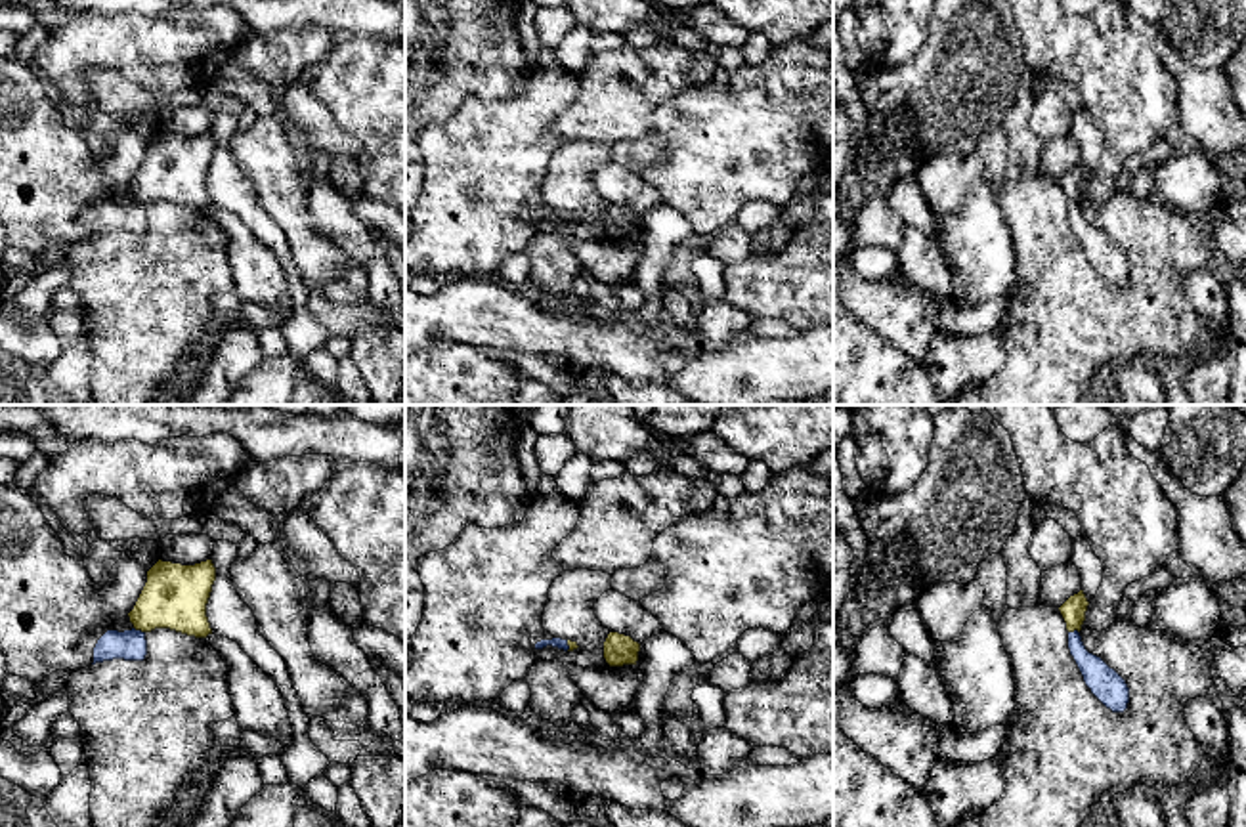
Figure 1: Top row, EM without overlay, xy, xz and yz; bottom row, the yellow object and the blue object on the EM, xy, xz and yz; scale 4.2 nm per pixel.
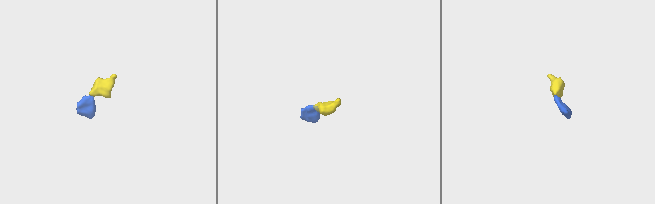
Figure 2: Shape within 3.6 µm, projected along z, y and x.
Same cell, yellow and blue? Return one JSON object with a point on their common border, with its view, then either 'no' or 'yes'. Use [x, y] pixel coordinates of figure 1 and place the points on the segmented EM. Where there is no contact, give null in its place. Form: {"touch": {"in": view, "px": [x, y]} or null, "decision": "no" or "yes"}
{"touch": {"in": "xy", "px": [140, 629]}, "decision": "yes"}

